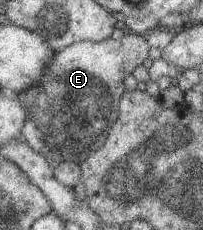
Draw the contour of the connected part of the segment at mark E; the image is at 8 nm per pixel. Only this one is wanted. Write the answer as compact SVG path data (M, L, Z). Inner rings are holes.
M126 32L120 40L114 40L112 37L99 42L82 40L63 50L55 51L53 59L45 67L45 75L41 81L17 94L23 101L29 117L21 131L26 143L29 143L34 151L45 156L53 166L60 162L80 163L83 159L88 159L102 147L112 124L118 119L119 101L125 92L124 79L132 74L136 67L149 63L150 48L145 36Z

